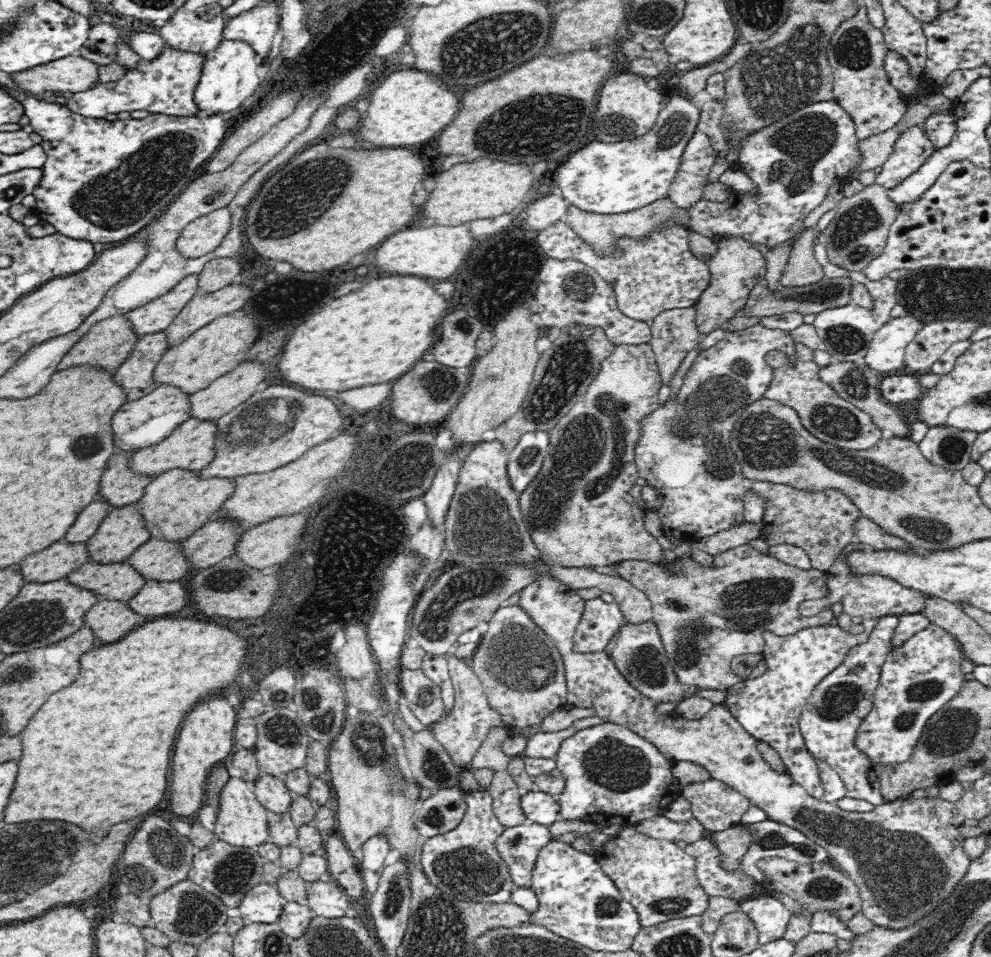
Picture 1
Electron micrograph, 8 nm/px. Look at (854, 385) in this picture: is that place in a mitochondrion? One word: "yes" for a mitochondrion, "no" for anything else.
yes

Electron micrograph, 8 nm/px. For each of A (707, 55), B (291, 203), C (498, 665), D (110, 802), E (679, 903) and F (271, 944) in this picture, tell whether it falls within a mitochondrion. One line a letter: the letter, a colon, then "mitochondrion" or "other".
A: other
B: mitochondrion
C: mitochondrion
D: other
E: mitochondrion
F: mitochondrion

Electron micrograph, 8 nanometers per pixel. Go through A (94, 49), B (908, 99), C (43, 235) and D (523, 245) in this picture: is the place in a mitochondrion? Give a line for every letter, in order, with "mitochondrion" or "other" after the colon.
A: other
B: other
C: other
D: other

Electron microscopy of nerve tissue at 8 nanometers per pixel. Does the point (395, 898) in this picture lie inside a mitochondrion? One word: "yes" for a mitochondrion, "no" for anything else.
yes

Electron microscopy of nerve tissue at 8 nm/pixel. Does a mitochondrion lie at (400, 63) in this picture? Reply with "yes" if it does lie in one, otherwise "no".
no

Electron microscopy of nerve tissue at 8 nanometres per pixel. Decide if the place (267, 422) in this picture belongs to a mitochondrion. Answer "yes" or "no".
yes

